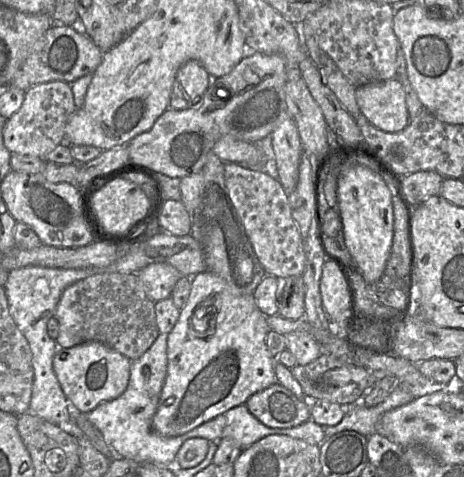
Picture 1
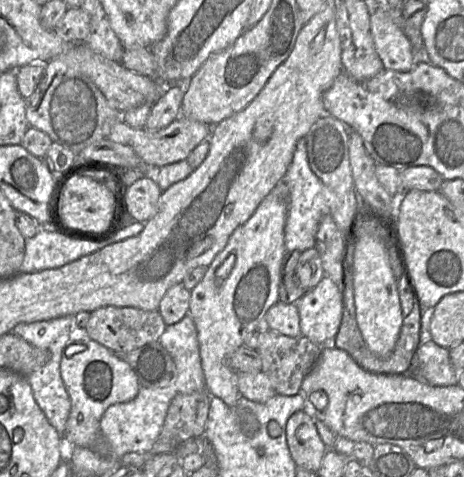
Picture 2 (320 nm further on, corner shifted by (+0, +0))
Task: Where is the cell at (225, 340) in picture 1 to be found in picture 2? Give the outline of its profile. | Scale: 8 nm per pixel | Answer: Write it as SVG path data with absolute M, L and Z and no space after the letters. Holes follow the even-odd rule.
M282 179L262 200L251 217L237 227L231 234L224 249L219 252L207 267L202 280L192 289L189 313L197 329L201 365L206 391L213 397L222 399L229 407L236 408L242 430L253 436L259 429L257 417L248 409L238 409L237 400L241 394L237 386L237 373L227 366L227 359L240 346L248 333L264 327L264 316L268 309L278 301L281 266L287 253L284 245L284 227L288 209L289 189ZM222 266L227 271L221 284L217 284L217 270Z

